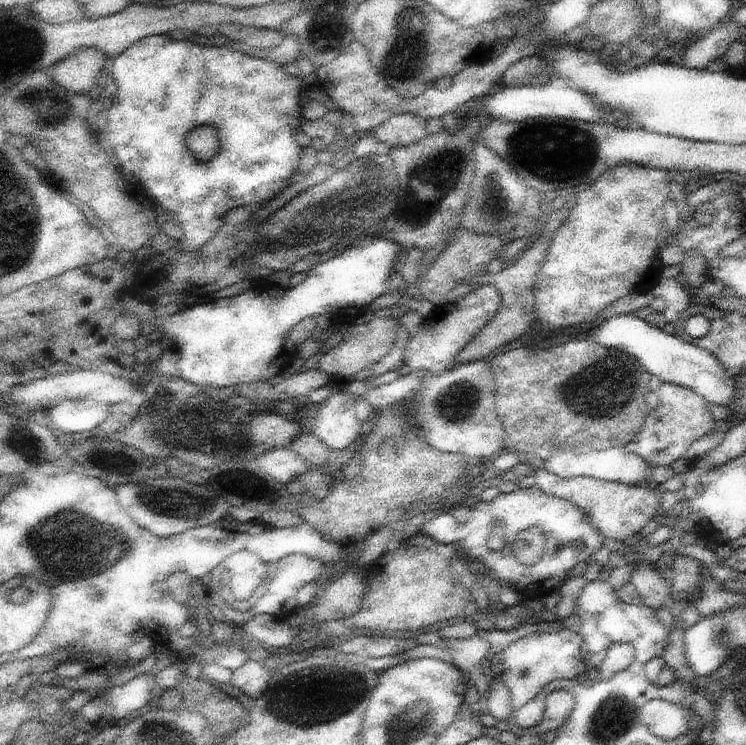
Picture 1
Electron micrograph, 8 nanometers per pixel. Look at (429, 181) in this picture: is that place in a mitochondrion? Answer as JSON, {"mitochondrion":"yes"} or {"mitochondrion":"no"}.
{"mitochondrion":"yes"}

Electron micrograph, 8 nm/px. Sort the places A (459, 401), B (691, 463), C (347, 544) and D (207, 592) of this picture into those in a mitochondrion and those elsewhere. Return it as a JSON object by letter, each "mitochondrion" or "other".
{"A":"mitochondrion","B":"other","C":"other","D":"other"}

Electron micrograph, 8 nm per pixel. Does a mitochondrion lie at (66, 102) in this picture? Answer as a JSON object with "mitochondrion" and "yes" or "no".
{"mitochondrion":"no"}

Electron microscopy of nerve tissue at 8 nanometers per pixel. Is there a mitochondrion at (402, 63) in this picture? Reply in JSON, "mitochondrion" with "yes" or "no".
{"mitochondrion":"yes"}

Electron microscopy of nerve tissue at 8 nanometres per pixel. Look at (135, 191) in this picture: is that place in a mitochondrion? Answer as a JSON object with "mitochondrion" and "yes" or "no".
{"mitochondrion":"no"}

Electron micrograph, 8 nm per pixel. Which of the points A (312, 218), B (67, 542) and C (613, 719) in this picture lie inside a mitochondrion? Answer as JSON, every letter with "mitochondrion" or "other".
{"A":"mitochondrion","B":"mitochondrion","C":"mitochondrion"}

